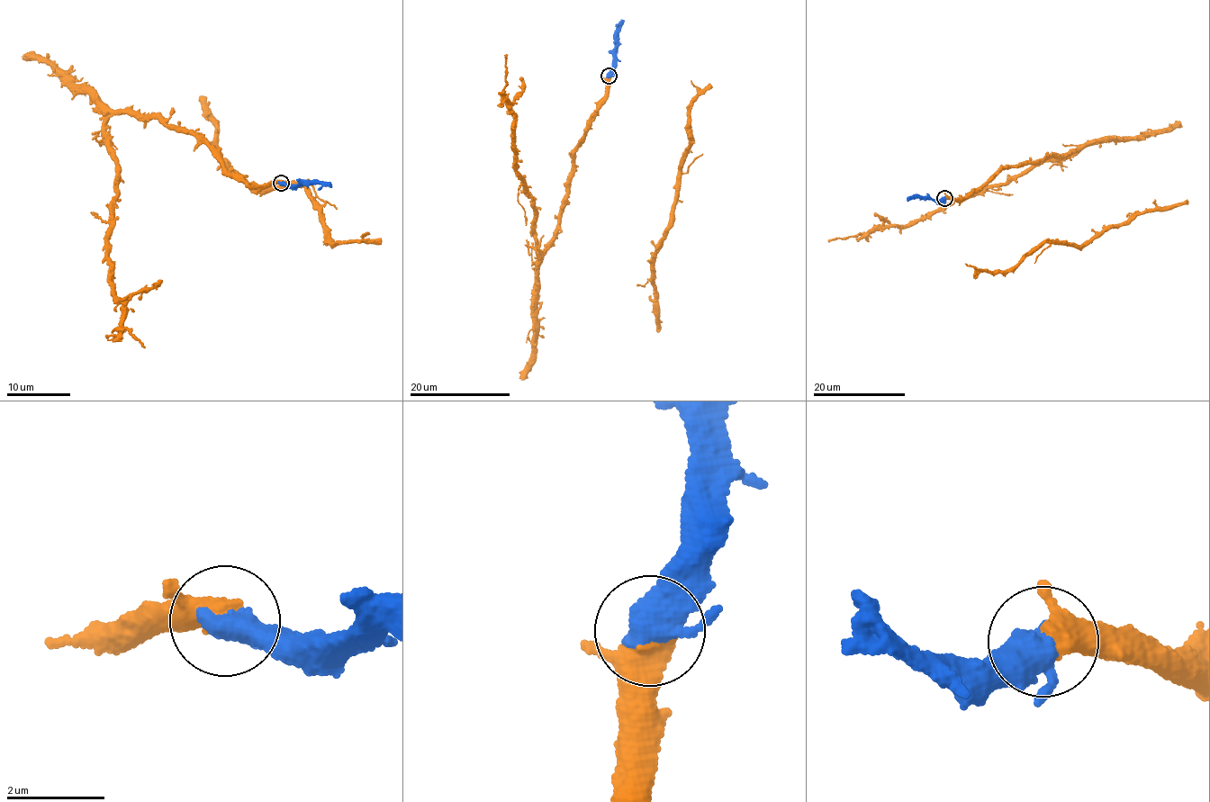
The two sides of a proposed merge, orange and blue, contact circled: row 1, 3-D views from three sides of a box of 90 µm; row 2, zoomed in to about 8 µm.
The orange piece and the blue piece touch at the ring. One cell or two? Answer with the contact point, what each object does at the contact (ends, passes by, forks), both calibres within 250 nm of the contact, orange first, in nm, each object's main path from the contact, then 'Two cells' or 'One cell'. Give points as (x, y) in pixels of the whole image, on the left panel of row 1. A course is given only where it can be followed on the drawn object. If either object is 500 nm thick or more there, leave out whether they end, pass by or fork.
Place: (281, 183). Thickness 440 nm (orange) against 700 nm. Course of orange: (281, 183), (238, 177), (153, 115), (106, 121), (120, 166), (111, 278), (121, 327), (145, 348). Course of blue: (281, 183), (293, 186), (302, 183), (331, 187). One cell

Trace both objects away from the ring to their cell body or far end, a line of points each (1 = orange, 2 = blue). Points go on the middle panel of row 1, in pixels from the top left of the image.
1: (609, 76), (573, 153), (555, 233), (539, 255), (503, 94), (507, 54)
2: (609, 76), (618, 27), (624, 21)

